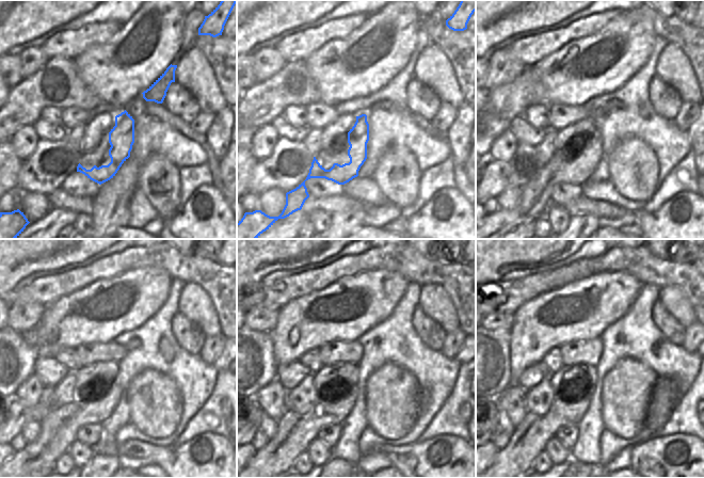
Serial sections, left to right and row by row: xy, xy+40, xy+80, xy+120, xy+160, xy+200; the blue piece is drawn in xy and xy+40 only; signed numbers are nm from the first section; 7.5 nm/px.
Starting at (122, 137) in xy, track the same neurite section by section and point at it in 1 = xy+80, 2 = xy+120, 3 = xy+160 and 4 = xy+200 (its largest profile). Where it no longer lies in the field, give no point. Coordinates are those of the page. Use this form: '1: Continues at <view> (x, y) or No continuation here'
1: Continues at xy+80 (536, 198)
2: Continues at xy+120 (59, 430)
3: Continues at xy+160 (296, 431)
4: Continues at xy+200 (529, 439).

